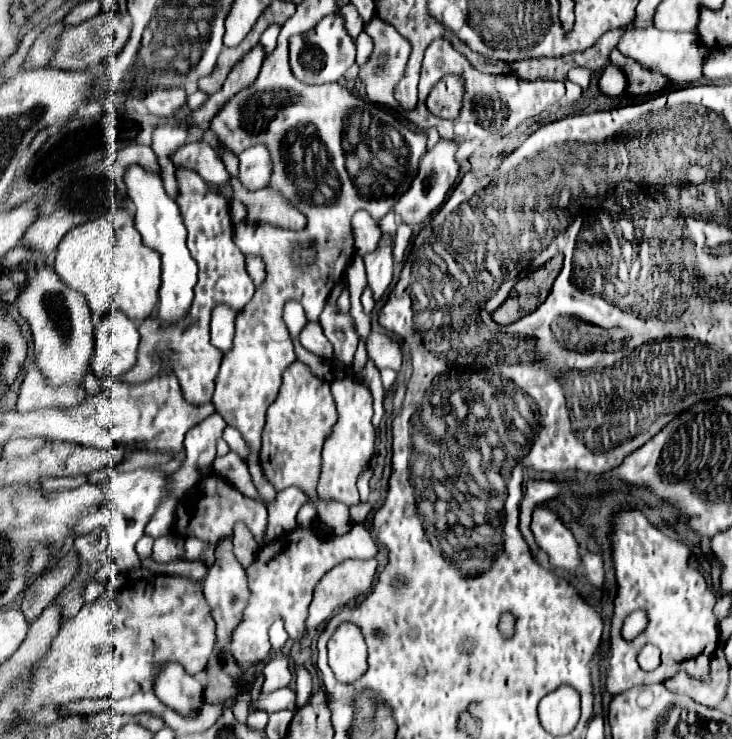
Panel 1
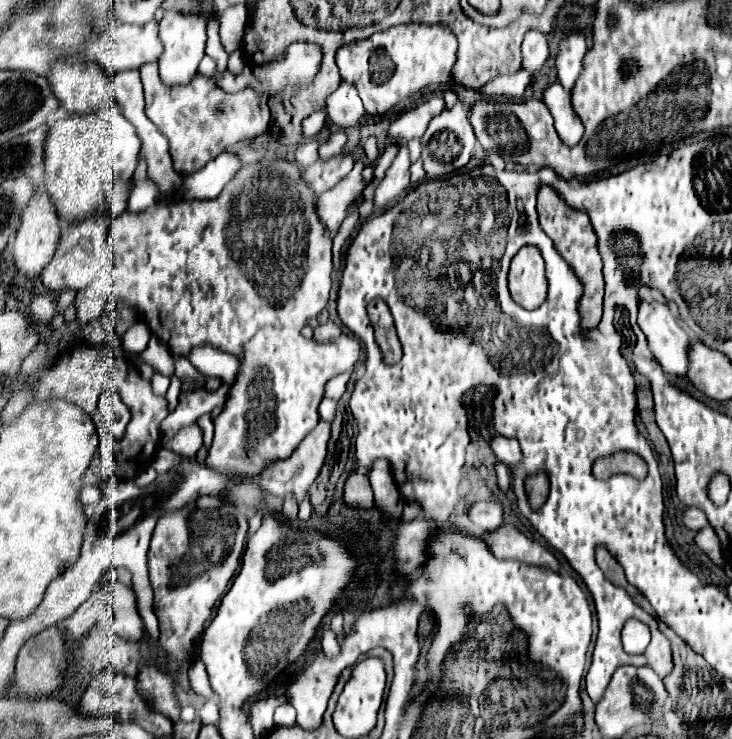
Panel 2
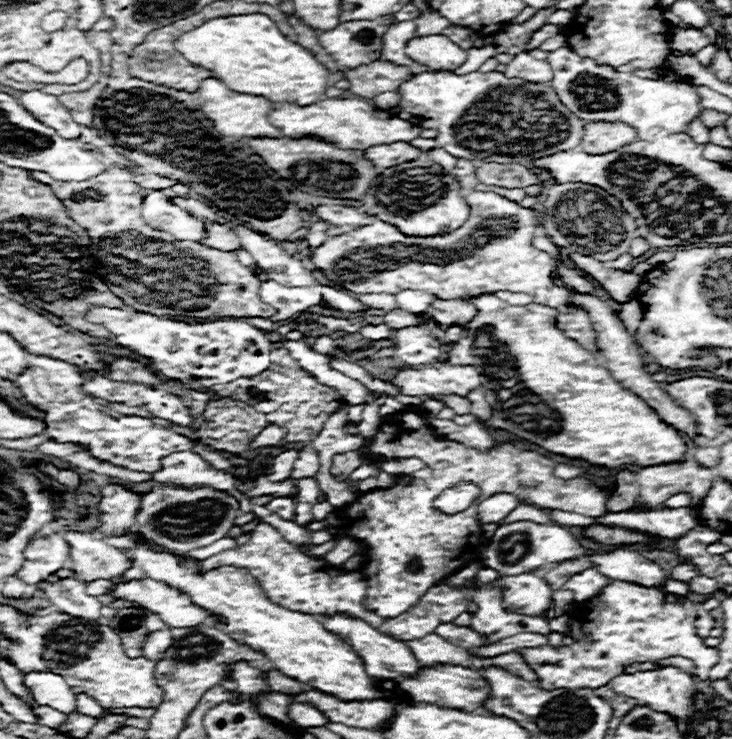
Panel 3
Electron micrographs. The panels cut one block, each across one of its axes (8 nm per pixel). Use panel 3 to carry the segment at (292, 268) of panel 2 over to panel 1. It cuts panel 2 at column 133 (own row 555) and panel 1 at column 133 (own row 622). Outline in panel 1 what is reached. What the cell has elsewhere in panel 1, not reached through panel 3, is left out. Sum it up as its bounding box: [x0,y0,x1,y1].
[122,168,256,404]

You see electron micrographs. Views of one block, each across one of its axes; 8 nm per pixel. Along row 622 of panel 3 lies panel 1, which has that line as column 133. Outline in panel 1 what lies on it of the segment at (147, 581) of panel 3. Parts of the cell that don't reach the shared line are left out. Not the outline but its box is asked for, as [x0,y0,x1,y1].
[126,166,198,324]

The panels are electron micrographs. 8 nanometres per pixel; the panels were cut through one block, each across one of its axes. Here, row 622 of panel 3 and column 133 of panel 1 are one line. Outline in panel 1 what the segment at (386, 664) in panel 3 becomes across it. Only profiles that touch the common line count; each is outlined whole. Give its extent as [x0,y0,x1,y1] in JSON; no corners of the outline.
[92,312,140,378]

